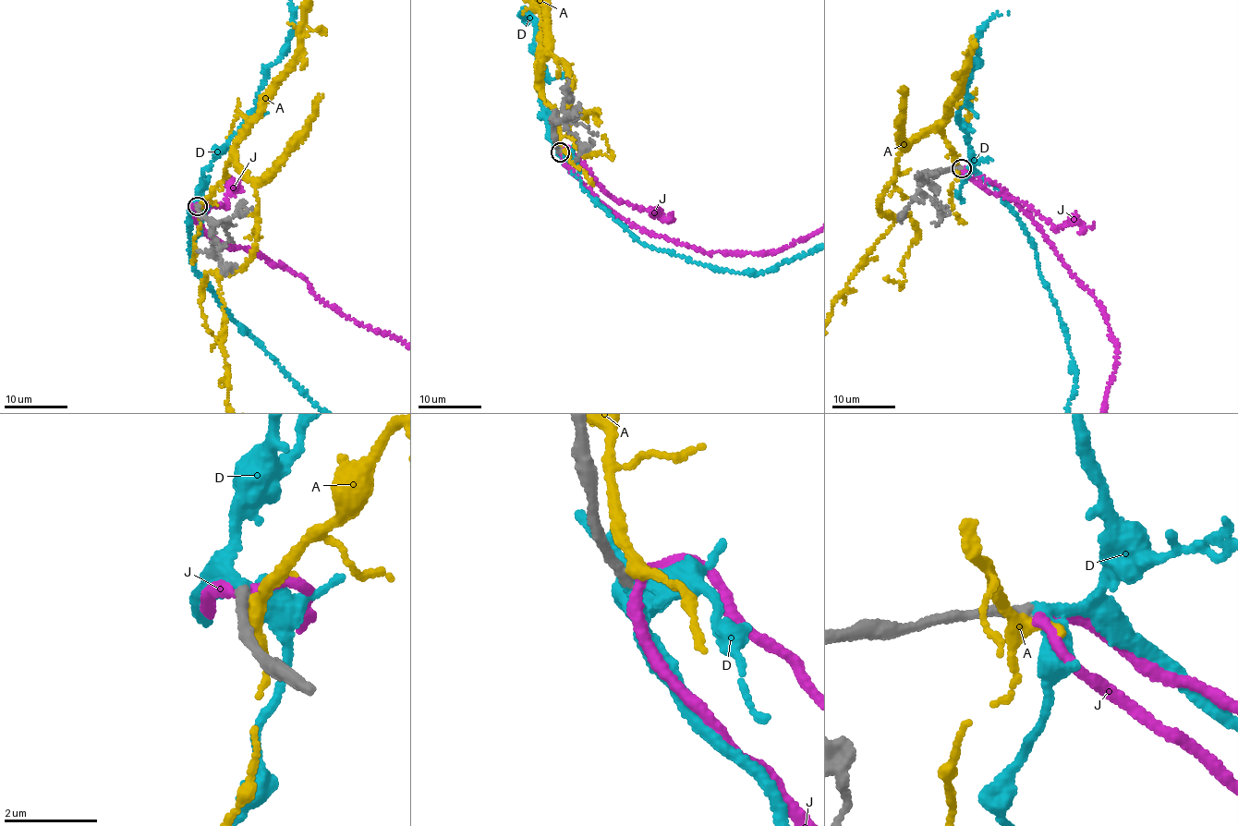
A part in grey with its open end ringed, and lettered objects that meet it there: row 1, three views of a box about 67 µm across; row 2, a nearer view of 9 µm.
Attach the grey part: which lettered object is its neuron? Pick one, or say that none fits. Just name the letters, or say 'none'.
D

